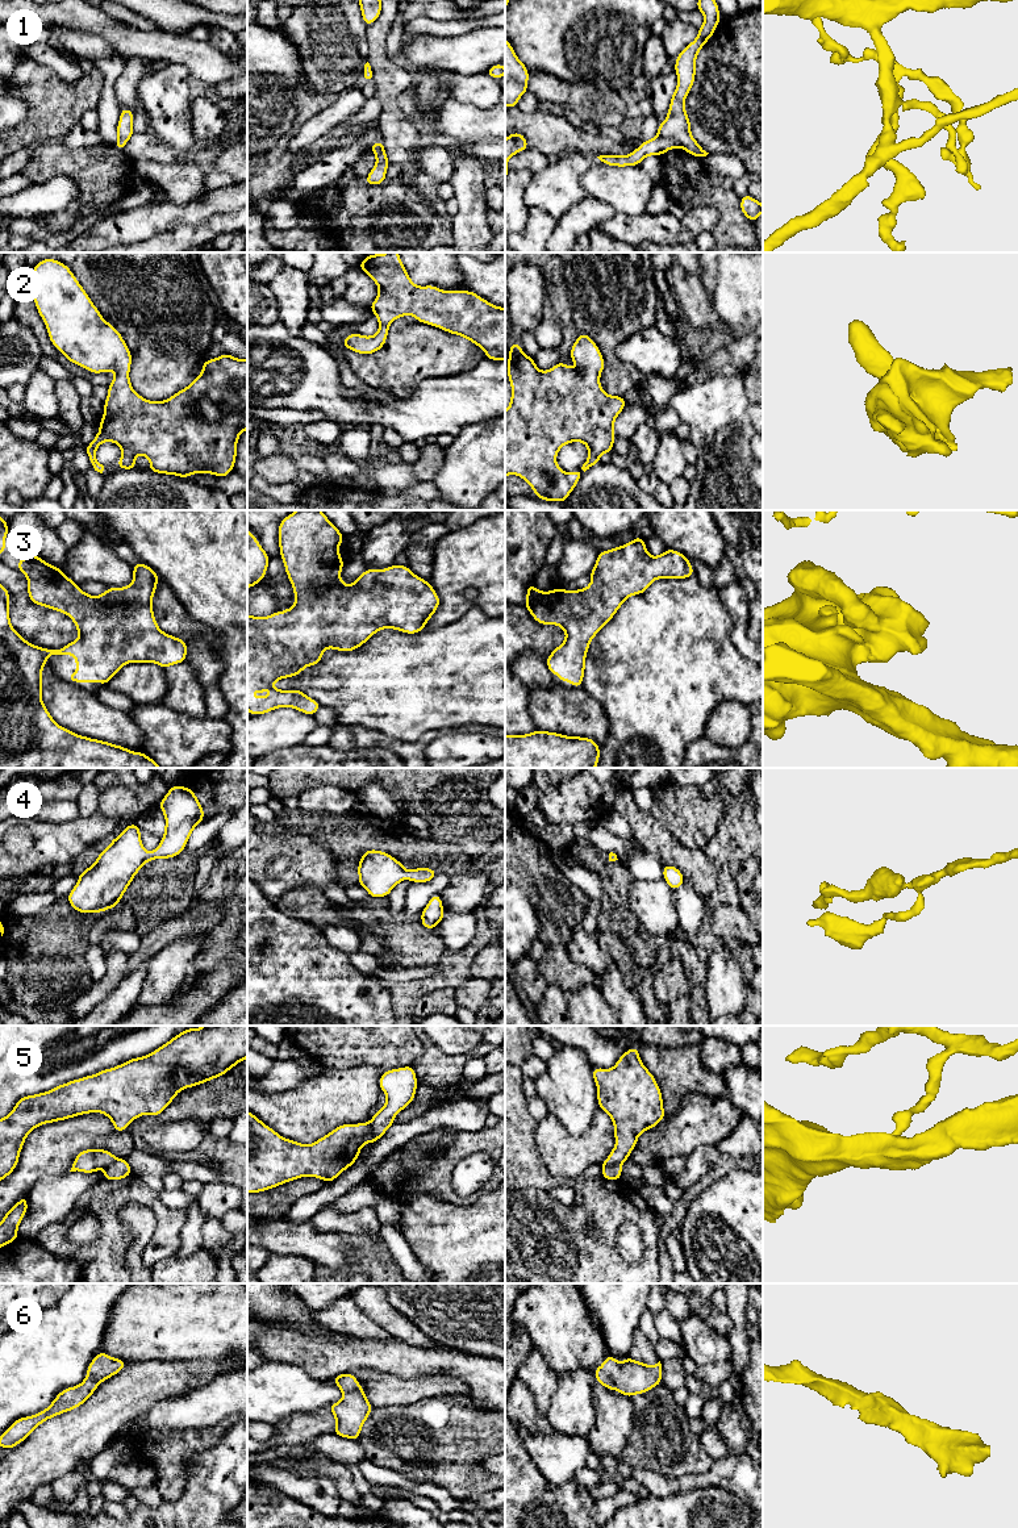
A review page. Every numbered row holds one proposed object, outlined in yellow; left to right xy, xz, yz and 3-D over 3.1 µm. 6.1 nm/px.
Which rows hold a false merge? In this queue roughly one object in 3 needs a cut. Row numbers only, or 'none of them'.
1, 5

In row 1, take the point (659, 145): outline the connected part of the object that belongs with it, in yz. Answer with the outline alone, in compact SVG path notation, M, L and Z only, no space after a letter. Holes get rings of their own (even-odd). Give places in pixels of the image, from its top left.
M656 134L655 138L643 141L638 146L638 149L630 153L629 155L619 156L613 154L605 154L597 158L606 166L616 167L639 166L644 156L663 155L664 153L675 147L676 143L672 139Z

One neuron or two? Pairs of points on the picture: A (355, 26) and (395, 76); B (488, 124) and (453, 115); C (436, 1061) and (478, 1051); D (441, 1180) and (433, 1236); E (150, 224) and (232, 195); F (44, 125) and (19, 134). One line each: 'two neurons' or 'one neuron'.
A: two neurons
B: one neuron
C: one neuron
D: two neurons
E: one neuron
F: one neuron

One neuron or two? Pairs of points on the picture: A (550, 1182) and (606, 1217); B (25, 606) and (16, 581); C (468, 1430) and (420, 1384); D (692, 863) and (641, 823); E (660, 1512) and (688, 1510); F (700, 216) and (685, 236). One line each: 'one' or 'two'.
A: two
B: two
C: two
D: one
E: one
F: one

